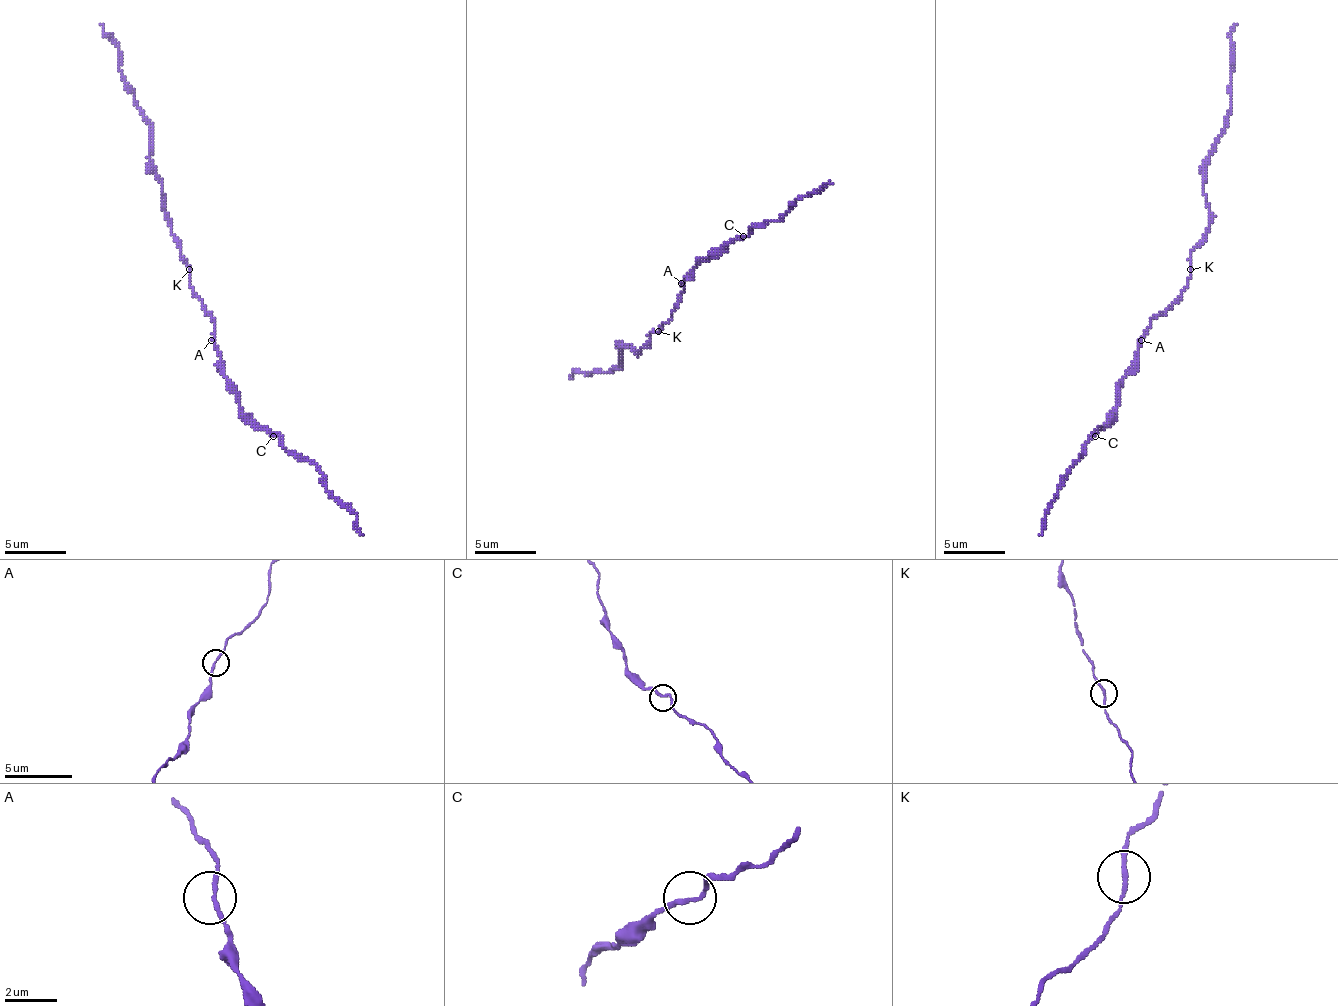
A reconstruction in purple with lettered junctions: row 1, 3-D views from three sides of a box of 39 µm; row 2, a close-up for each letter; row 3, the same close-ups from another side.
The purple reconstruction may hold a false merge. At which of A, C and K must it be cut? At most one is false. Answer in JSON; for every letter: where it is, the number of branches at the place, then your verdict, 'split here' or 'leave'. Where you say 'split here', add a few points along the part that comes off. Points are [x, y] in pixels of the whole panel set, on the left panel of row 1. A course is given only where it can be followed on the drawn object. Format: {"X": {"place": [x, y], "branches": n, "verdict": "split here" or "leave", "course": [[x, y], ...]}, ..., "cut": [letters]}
{"A": {"place": [211, 340], "branches": 2, "verdict": "leave"}, "C": {"place": [273, 436], "branches": 2, "verdict": "leave"}, "K": {"place": [189, 269], "branches": 2, "verdict": "leave"}, "cut": []}

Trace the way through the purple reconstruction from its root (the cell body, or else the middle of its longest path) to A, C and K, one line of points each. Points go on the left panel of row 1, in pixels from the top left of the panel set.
A: (202, 306), (214, 321), (214, 337), (211, 340)
C: (202, 306), (214, 321), (221, 371), (230, 380), (239, 408), (273, 436)
K: (202, 306), (202, 300), (190, 284), (190, 269)

